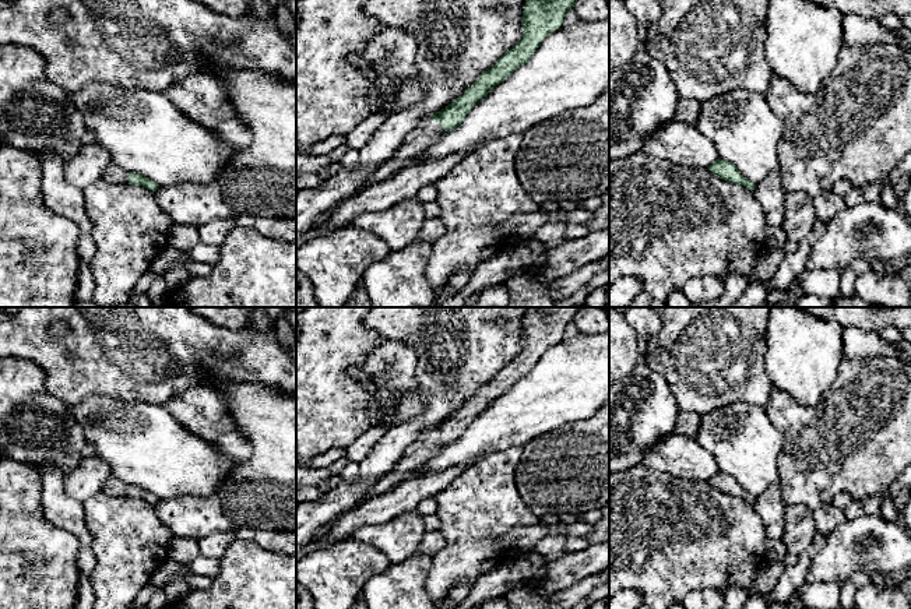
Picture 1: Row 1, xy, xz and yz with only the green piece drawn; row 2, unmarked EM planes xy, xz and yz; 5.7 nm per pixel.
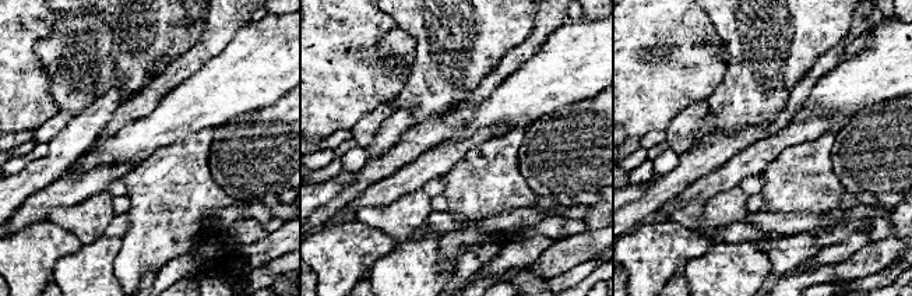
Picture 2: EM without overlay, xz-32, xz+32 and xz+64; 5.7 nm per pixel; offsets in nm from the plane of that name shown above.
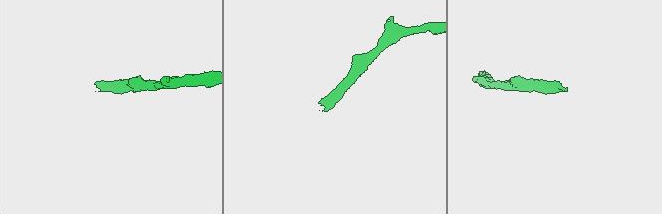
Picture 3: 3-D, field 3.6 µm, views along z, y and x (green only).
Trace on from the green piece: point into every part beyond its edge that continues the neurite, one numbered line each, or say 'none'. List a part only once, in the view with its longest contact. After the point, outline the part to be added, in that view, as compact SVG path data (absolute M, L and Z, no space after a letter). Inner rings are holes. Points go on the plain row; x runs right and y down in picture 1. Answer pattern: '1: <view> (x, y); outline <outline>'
1: xz (428, 443); outline M430 429L421 432L418 439L402 453L400 461L384 476L367 487L359 503L383 494L400 485L443 446L444 441Z

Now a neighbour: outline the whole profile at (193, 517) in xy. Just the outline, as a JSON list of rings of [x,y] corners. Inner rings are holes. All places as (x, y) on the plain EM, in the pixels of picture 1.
[[[217,496],[159,499],[154,507],[173,538],[200,541],[210,534],[235,529]]]

